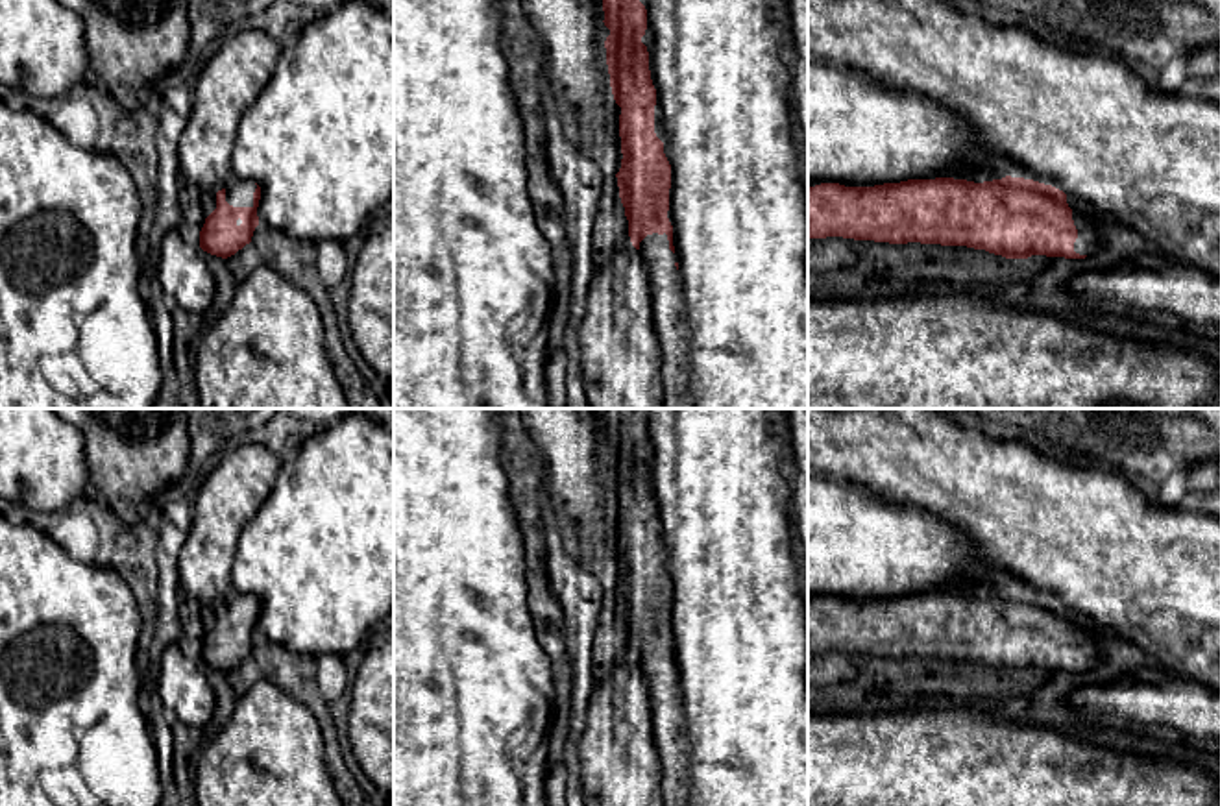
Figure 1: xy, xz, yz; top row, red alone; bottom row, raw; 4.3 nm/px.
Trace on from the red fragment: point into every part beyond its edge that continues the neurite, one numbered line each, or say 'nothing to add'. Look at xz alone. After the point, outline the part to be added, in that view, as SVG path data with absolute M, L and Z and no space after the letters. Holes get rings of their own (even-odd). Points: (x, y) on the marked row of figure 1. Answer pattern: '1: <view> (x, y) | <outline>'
1: xz (666, 289) | M647 235L640 242L649 270L651 305L662 349L662 405L664 409L693 409L688 394L689 329L682 296L677 253L669 250L667 235Z

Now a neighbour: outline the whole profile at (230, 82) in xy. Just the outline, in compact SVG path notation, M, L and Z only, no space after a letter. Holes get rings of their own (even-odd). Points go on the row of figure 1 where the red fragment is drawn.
M246 28L198 70L192 111L177 144L187 181L218 192L233 177L238 122L268 85L283 44L259 28Z

